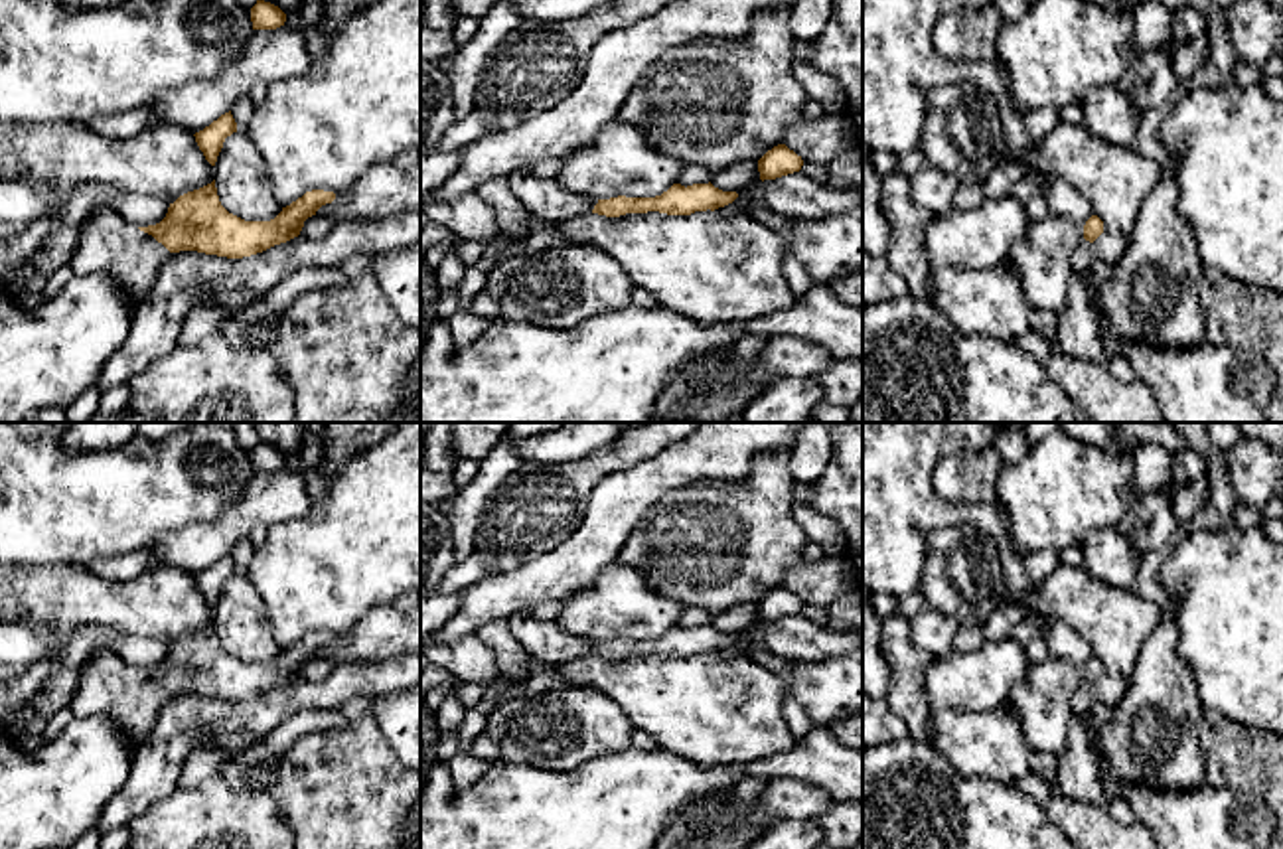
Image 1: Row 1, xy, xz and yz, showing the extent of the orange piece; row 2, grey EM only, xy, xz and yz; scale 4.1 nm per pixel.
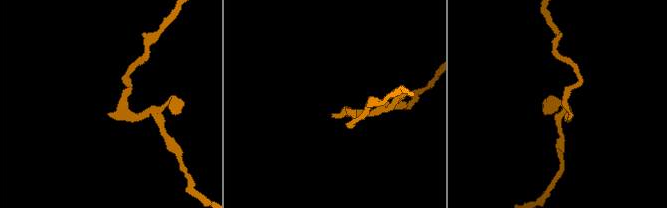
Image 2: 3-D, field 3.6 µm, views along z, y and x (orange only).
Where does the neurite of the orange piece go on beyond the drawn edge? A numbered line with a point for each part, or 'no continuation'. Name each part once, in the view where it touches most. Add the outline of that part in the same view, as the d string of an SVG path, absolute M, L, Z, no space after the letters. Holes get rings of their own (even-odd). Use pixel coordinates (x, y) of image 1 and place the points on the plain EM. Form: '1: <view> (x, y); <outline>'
1: xy (109, 688); M99 650L79 667L79 683L69 709L81 719L109 721L128 740L128 752L134 756L170 697L152 677L132 669L116 654Z

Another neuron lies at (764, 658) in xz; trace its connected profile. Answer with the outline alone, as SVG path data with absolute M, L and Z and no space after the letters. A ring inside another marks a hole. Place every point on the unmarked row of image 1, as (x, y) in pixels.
M756 622L752 628L746 630L752 638L754 638L754 644L756 644L756 650L754 654L750 656L758 665L770 669L770 671L784 671L786 665L788 665L788 659L768 652L762 648L762 622Z

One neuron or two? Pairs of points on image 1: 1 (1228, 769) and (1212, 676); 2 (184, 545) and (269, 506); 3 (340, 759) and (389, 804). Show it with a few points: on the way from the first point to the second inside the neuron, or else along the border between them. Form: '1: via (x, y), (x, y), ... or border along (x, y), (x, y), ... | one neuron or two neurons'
1: border along (1207, 707), (1262, 731) | two neurons
2: via (206, 543), (247, 512) | one neuron
3: via (352, 771), (377, 794) | one neuron

